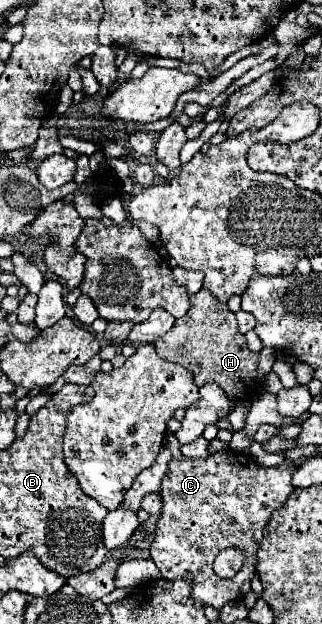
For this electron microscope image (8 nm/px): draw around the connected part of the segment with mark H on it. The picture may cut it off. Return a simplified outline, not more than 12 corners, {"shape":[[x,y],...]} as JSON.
{"shape":[[207,289],[155,341],[233,401],[263,391],[229,307]]}

